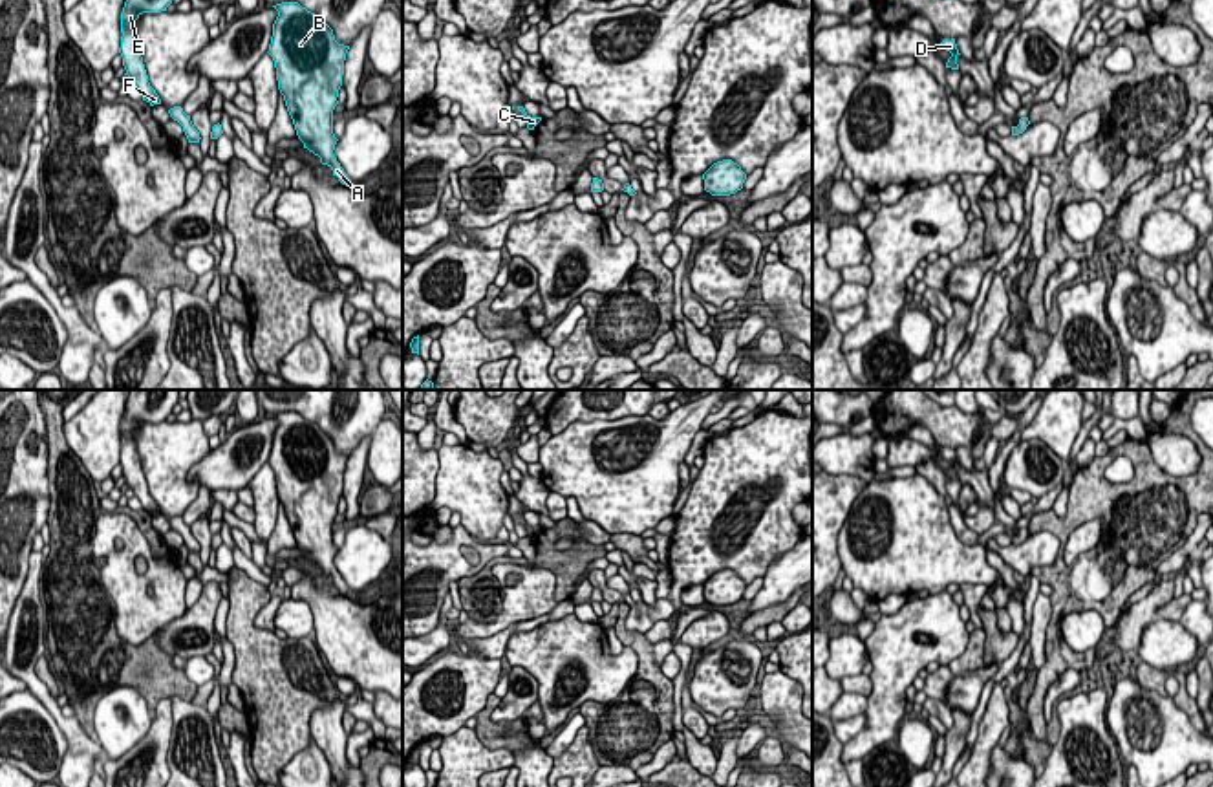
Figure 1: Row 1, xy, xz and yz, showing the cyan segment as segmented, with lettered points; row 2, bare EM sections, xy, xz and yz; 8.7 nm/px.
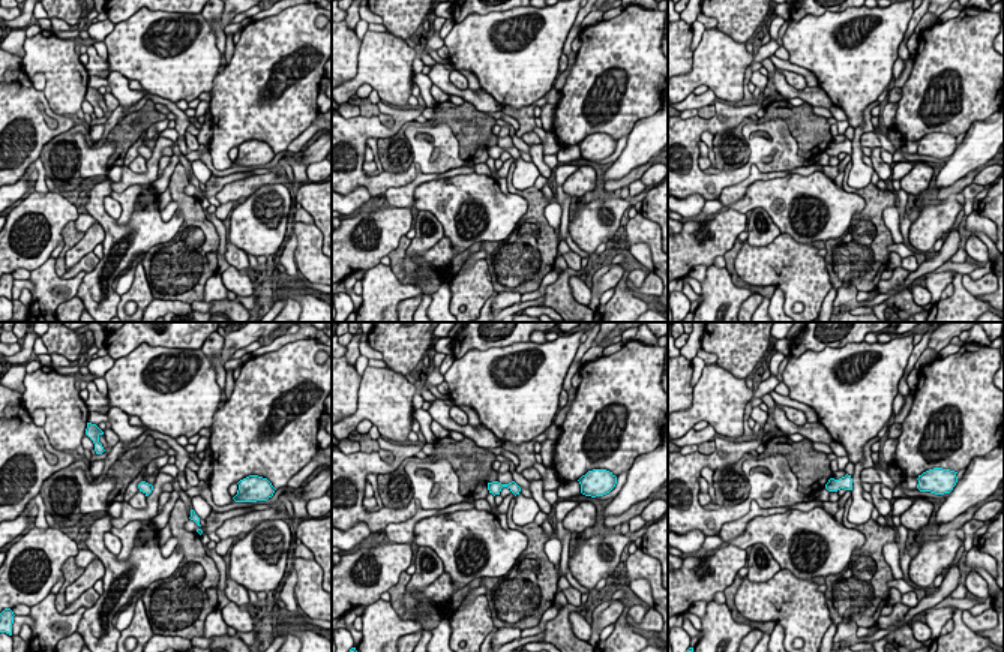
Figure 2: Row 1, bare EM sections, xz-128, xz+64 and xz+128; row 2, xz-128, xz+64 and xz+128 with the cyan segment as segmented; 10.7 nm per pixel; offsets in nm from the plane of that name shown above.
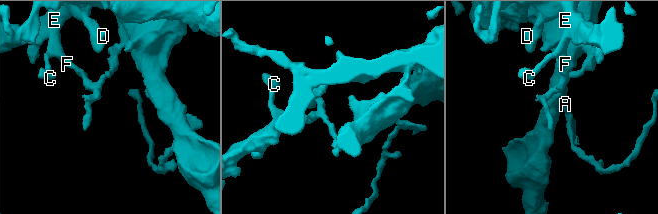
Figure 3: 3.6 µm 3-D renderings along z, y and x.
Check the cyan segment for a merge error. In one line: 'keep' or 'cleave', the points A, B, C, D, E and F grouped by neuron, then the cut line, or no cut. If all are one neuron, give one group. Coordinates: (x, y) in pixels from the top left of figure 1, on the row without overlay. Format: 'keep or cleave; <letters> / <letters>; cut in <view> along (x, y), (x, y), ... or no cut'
cleave; A B / C D E F; cut in yz along (1021, 531), (1025, 539)

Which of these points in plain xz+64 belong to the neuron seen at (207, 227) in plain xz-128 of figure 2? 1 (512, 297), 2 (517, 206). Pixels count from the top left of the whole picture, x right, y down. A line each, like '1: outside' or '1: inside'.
1: outside
2: outside

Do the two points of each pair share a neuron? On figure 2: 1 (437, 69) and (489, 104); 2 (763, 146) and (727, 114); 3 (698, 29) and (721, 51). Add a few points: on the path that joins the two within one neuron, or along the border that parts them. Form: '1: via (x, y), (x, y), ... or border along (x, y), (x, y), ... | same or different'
1: via (446, 84), (453, 92), (474, 98) | same
2: via (733, 177), (704, 179), (692, 167), (692, 137) | same
3: border along (707, 29), (694, 51) | different

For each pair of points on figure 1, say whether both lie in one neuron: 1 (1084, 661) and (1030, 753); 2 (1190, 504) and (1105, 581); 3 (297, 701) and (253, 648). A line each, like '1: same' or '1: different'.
1: different
2: same
3: same

